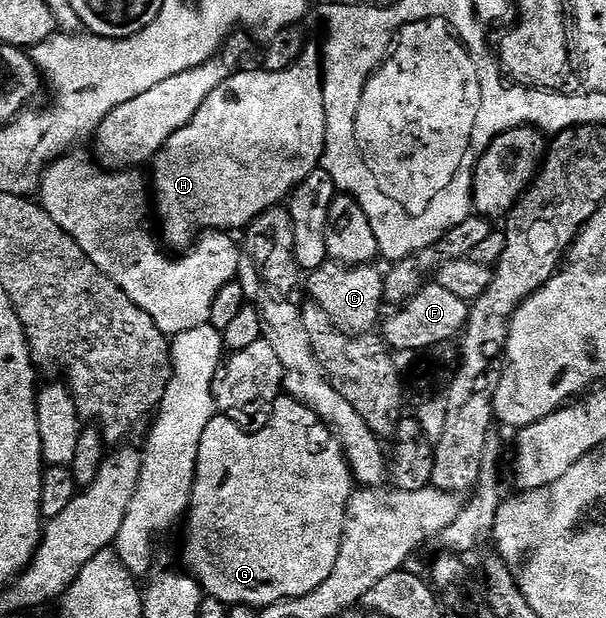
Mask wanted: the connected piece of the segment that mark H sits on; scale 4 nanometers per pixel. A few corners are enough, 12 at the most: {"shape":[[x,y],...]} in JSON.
{"shape":[[317,48],[204,99],[153,158],[161,240],[245,230],[319,168]]}

